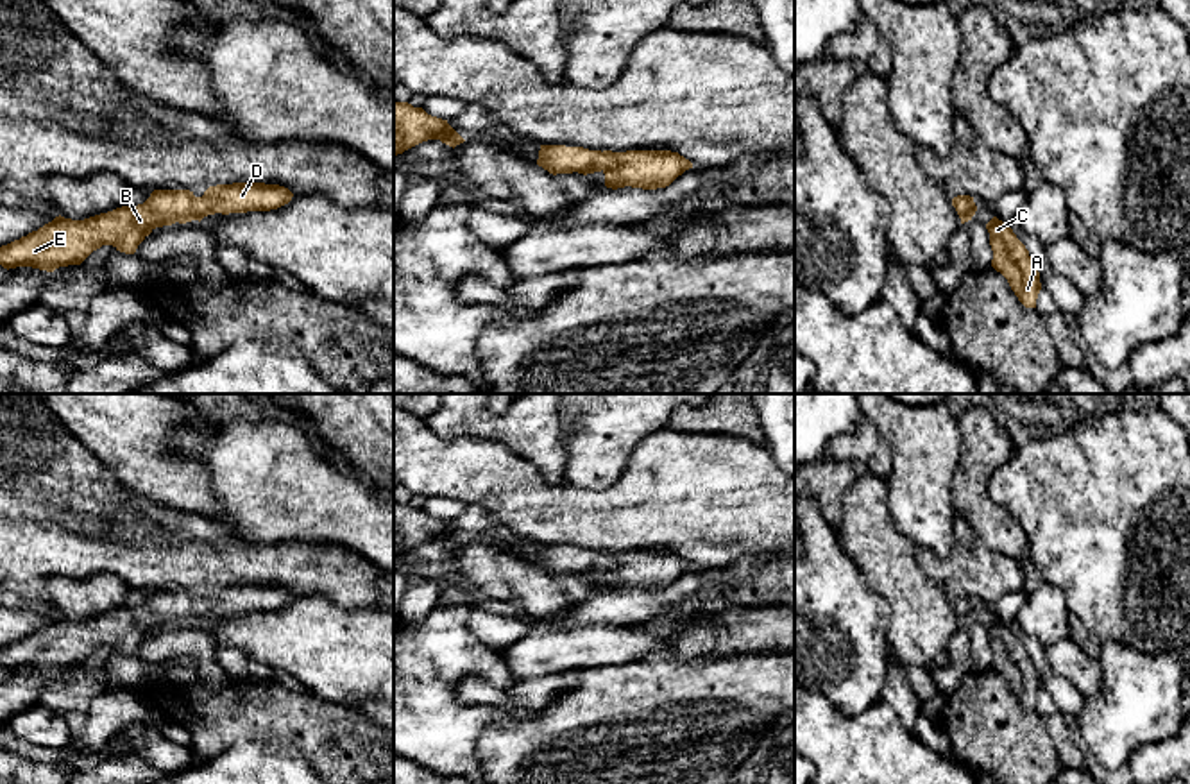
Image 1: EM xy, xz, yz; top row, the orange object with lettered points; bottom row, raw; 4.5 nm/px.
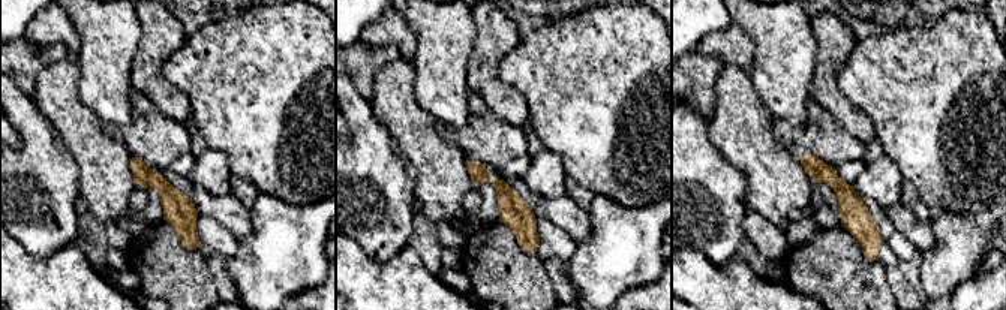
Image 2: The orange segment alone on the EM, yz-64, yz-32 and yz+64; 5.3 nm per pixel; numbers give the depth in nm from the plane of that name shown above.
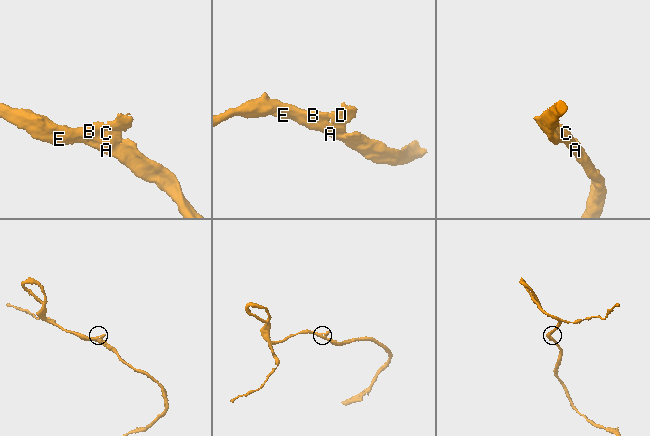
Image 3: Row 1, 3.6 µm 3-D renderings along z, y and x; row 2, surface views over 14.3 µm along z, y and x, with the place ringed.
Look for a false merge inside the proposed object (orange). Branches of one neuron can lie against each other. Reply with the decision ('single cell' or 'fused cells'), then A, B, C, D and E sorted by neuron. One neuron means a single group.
single cell; groups A B C D E

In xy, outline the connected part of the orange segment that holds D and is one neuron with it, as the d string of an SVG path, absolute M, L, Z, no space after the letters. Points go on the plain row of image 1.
M233 584L209 587L202 598L190 591L154 591L138 607L122 607L84 621L55 618L38 632L0 648L4 669L32 668L54 673L81 666L93 652L113 646L134 655L156 630L175 623L202 621L208 616L270 612L292 601L293 594L279 585Z

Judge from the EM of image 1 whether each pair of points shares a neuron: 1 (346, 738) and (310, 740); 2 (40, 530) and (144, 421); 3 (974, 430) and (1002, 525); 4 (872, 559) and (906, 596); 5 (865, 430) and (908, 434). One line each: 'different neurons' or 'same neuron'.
1: same neuron
2: different neurons
3: same neuron
4: same neuron
5: different neurons

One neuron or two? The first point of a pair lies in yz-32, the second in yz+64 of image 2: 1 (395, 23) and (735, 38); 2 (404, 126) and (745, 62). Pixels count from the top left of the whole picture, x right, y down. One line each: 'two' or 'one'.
1: one
2: two

